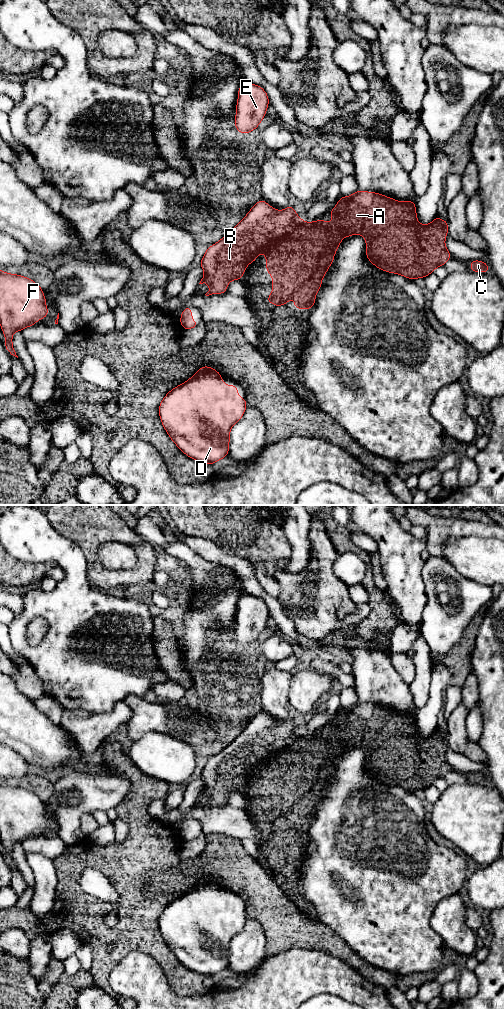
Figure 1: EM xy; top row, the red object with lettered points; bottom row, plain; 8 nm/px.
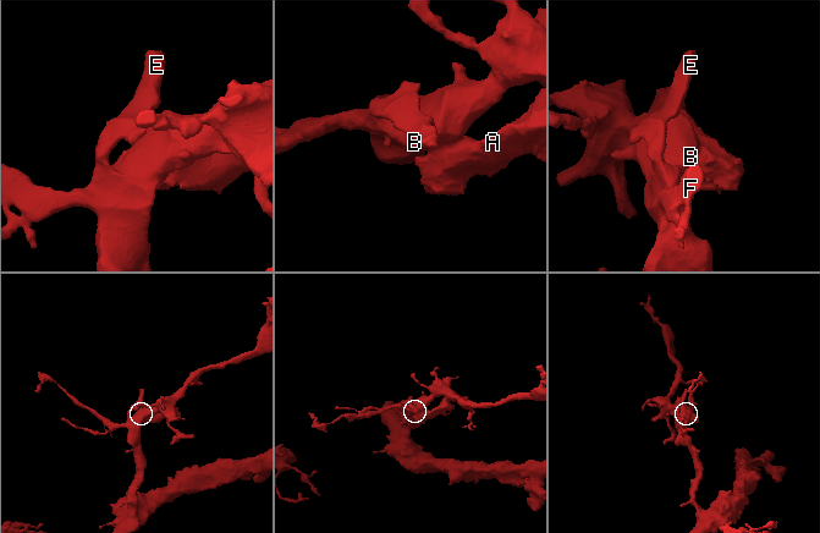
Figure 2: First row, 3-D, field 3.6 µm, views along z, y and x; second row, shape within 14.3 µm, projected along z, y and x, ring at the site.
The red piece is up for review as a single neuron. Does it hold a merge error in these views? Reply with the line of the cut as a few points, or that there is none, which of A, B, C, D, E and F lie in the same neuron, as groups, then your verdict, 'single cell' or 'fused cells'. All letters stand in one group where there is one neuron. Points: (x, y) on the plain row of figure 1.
xy (302, 732), (279, 736), (276, 750), (257, 763) | A C / B D E F | fused cells

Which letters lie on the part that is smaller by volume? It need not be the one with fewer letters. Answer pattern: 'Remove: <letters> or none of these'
Remove: A, C

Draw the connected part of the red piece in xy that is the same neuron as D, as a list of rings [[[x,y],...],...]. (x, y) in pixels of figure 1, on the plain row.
[[[205,877],[162,911],[158,923],[163,940],[189,970],[211,977],[228,968],[230,942],[244,927],[246,911],[238,908],[237,897],[225,897],[222,887]]]

